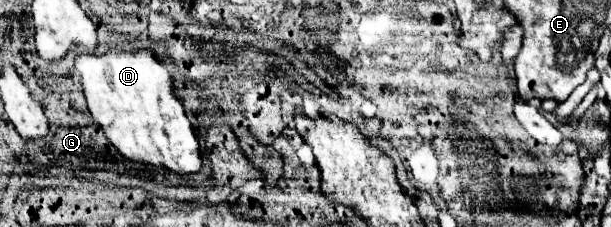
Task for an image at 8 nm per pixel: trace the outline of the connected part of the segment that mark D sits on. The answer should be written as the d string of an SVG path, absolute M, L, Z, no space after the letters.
M112 47L104 55L78 55L76 69L88 111L124 159L168 167L176 173L196 173L202 169L200 145L182 101L174 95L174 79L166 59L158 59L150 49L124 51Z

